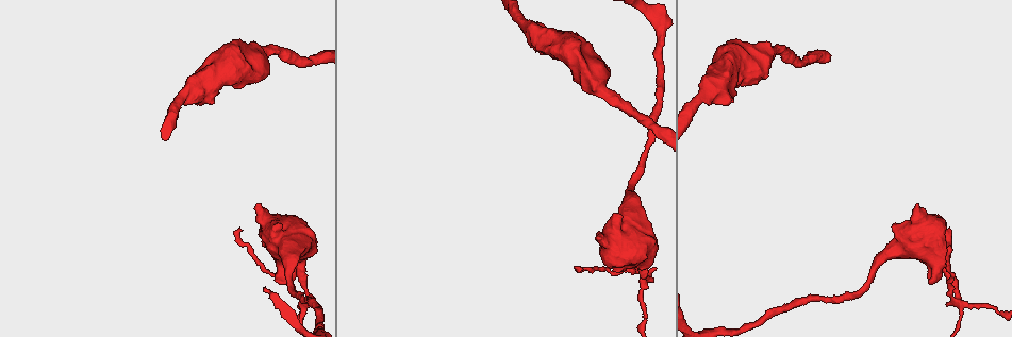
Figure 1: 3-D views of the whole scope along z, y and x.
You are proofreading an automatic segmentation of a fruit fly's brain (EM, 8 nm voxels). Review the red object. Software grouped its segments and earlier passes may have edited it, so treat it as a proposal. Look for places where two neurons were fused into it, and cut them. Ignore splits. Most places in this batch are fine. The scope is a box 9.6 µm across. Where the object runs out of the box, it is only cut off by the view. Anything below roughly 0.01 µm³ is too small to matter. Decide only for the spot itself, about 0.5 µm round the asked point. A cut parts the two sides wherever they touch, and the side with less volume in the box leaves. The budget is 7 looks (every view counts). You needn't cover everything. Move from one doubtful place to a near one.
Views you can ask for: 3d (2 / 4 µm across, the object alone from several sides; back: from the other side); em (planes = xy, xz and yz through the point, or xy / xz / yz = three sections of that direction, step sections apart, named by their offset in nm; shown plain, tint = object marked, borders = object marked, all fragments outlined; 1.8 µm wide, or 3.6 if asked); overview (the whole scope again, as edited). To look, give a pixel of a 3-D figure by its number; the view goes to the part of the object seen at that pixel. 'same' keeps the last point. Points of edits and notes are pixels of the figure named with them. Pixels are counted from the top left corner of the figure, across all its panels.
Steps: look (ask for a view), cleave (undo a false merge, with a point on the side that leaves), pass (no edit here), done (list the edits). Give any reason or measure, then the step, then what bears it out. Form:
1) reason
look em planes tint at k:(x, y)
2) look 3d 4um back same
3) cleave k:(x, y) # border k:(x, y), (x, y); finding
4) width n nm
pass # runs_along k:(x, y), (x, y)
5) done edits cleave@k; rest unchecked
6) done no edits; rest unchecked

thick turns thin
look 3d 4um at 1:(231, 68)

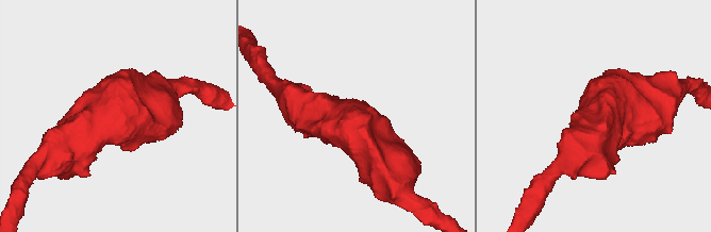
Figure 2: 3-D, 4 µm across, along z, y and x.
look em 3.6um planes tint at 2:(113, 113)

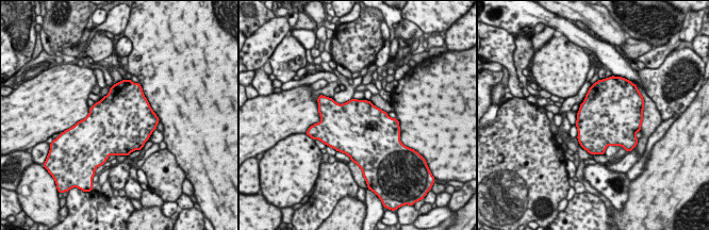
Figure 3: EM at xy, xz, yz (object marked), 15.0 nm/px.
pass # one neuron here

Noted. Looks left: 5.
sudden change in width
look em 3.6um planes tint at 1:(921, 216)

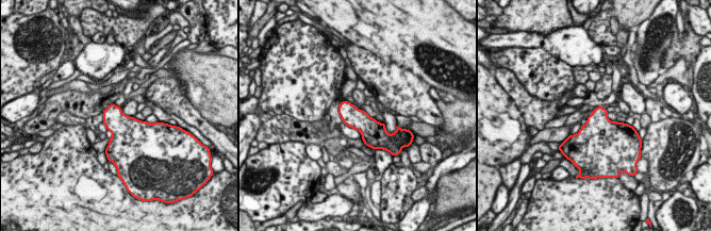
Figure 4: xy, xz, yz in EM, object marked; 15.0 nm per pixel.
width 300 nm
pass # all the same neuron

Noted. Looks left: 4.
looks like a crossing
look em 3.6um planes tint at 1:(955, 302)

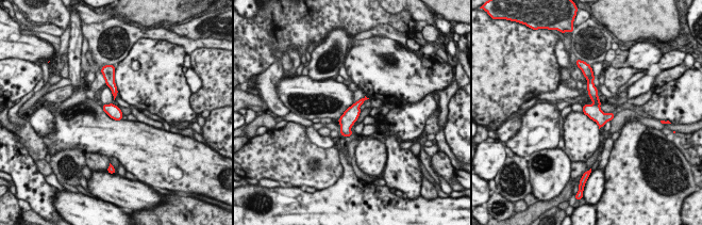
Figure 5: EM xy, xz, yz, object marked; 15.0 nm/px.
cleave 5:(594, 112) # a second neuron is stuck on

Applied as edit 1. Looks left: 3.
done edits cleave@5; rest unchecked

